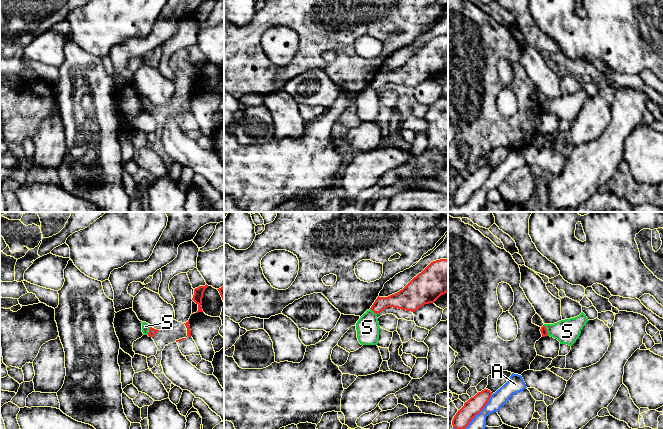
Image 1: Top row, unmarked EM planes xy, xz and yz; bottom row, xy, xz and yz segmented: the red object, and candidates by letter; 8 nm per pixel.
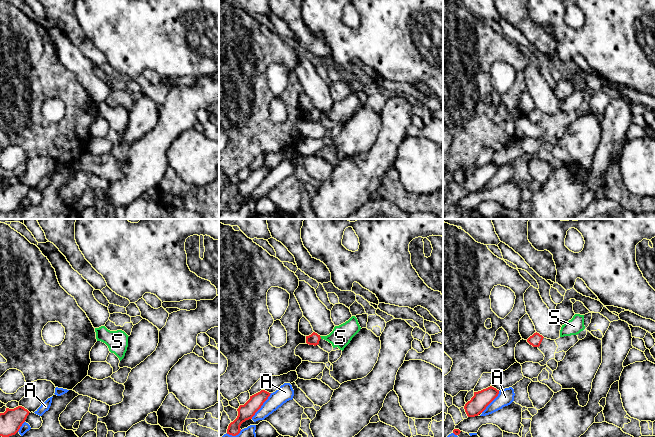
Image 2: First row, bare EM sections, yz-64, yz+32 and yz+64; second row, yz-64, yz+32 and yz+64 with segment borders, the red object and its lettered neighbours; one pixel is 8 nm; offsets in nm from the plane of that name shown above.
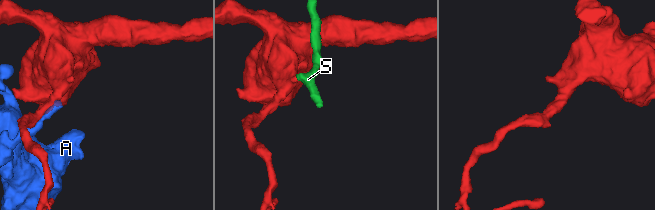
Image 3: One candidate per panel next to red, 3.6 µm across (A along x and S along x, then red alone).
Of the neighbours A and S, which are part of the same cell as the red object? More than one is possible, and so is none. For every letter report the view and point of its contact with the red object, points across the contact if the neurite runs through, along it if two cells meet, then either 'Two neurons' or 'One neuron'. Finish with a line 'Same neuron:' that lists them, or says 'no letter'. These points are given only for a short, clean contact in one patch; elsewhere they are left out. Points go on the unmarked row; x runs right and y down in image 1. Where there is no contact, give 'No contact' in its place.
A: Touches red at yz (474, 192). Two neurons
S: Touches red at yz (546, 106). Boundary: yz (543, 101), (548, 111). Two neurons
Same neuron: no letter

